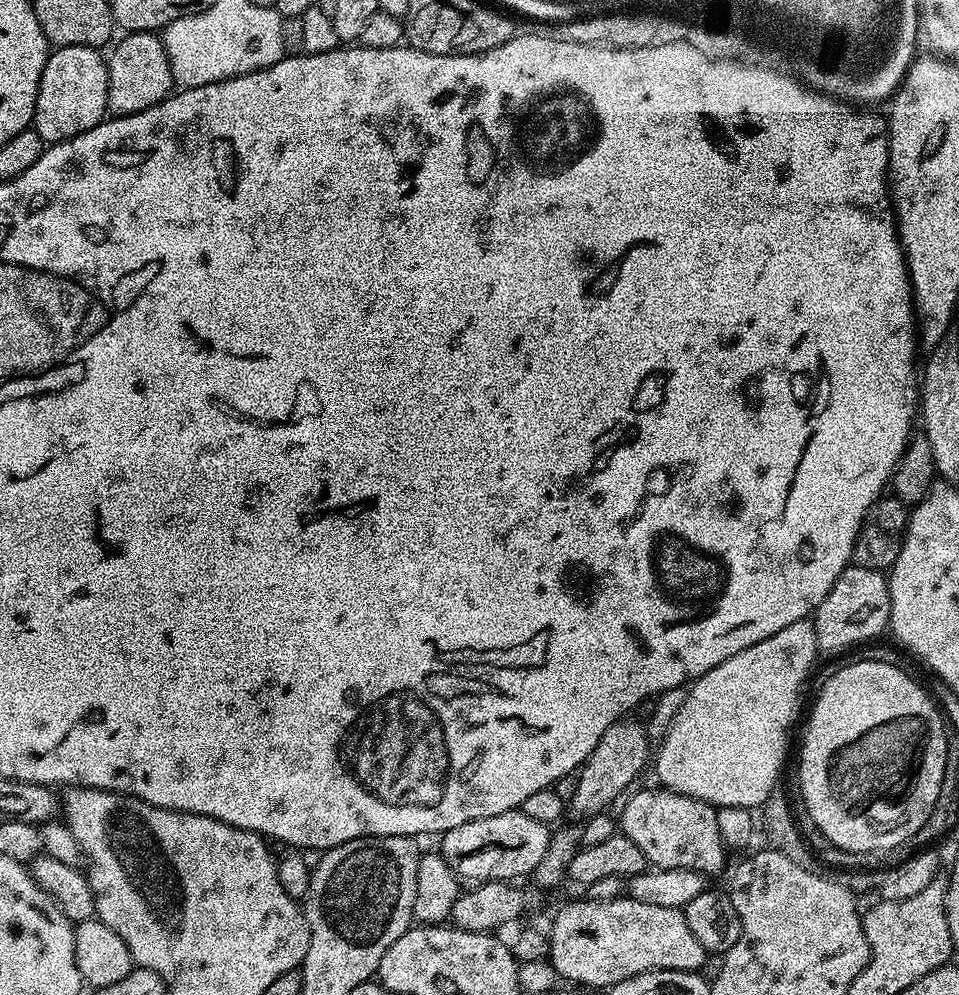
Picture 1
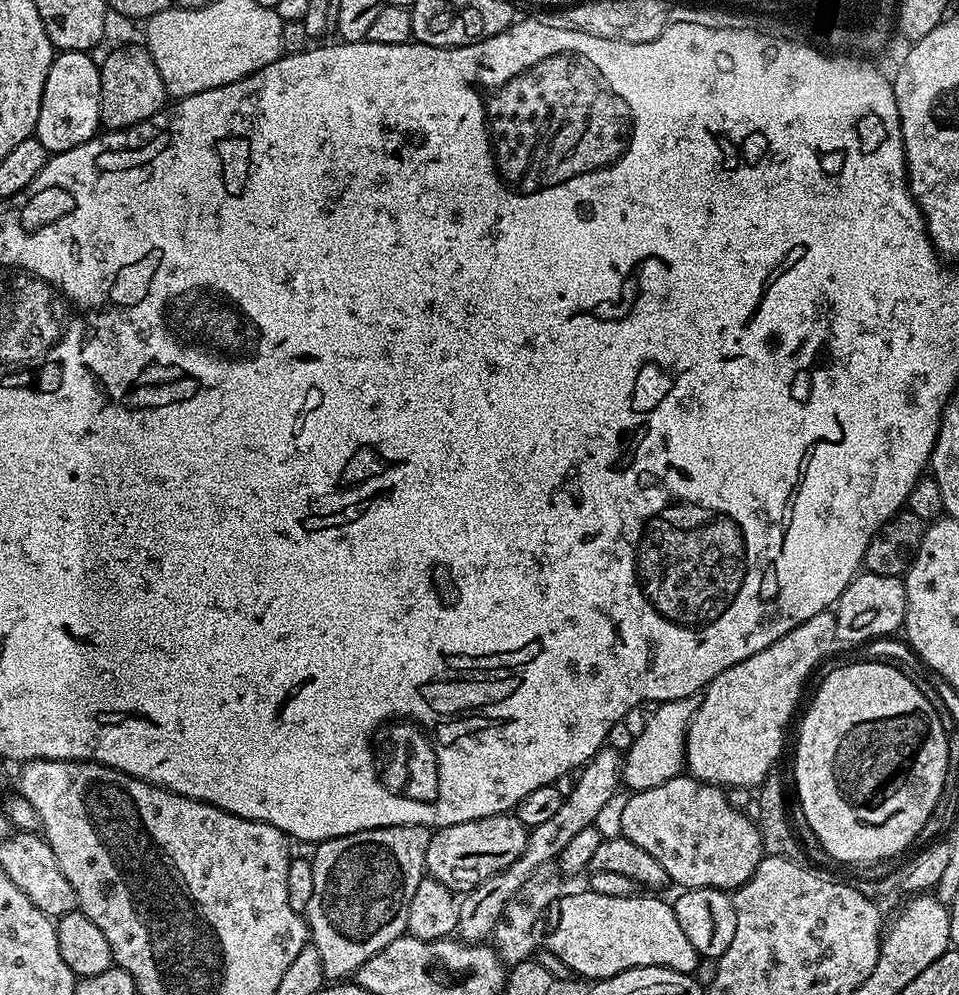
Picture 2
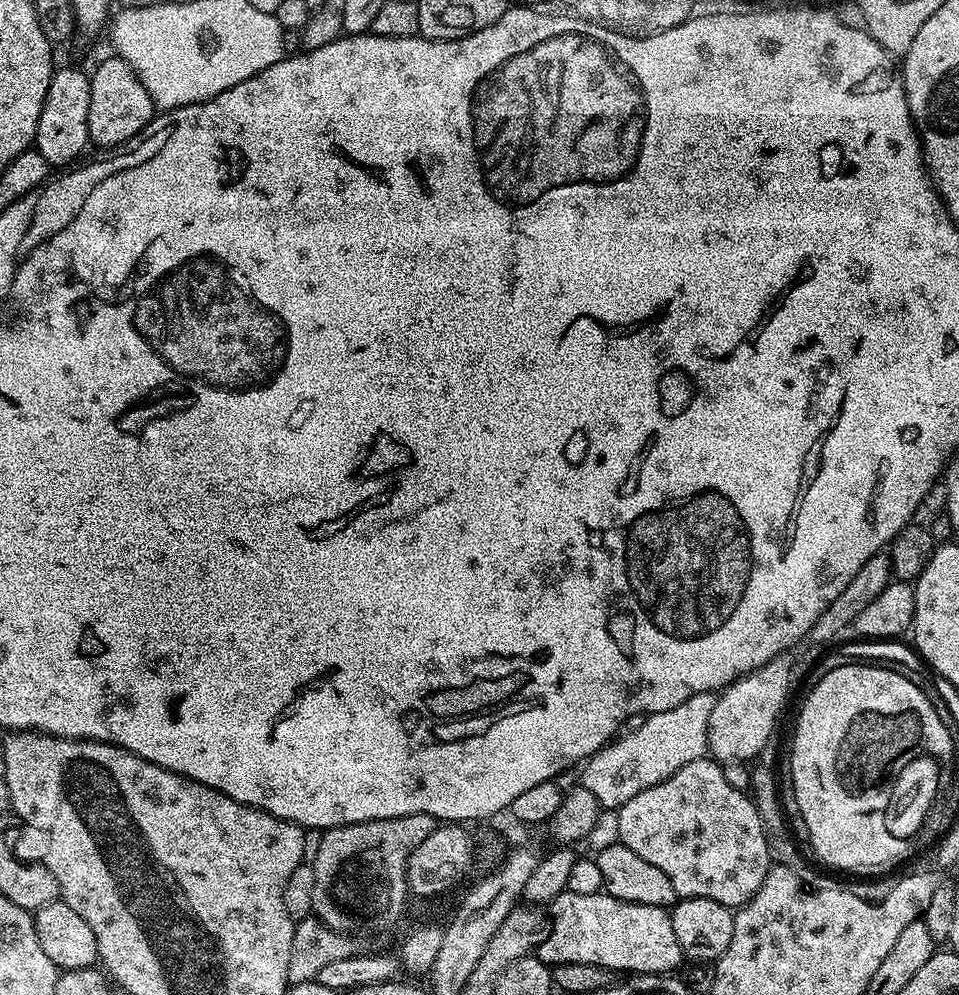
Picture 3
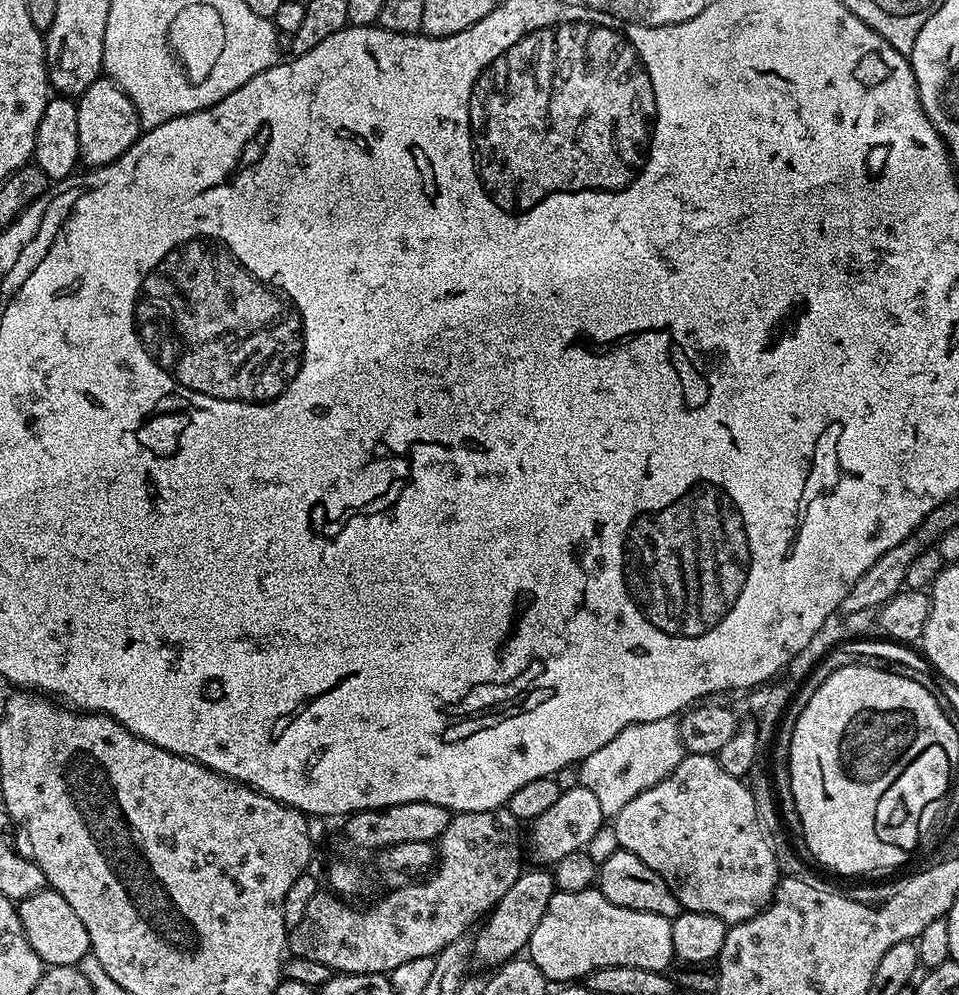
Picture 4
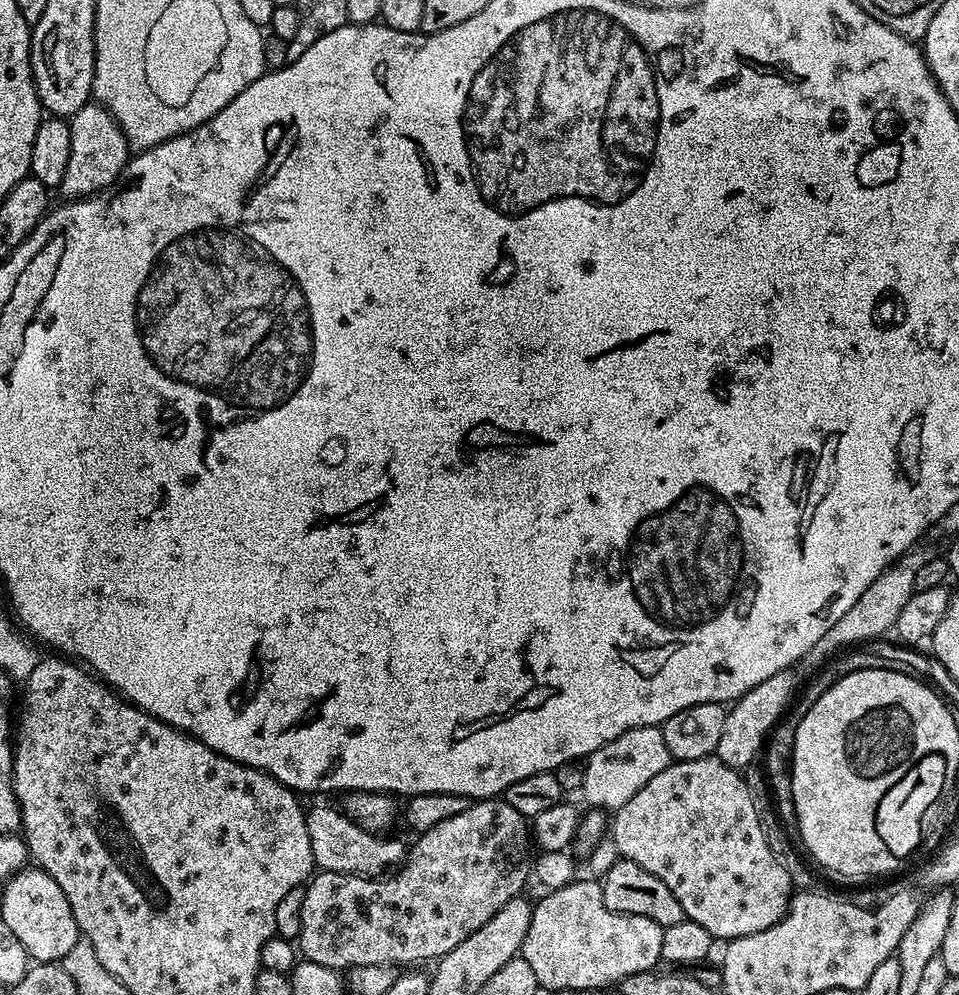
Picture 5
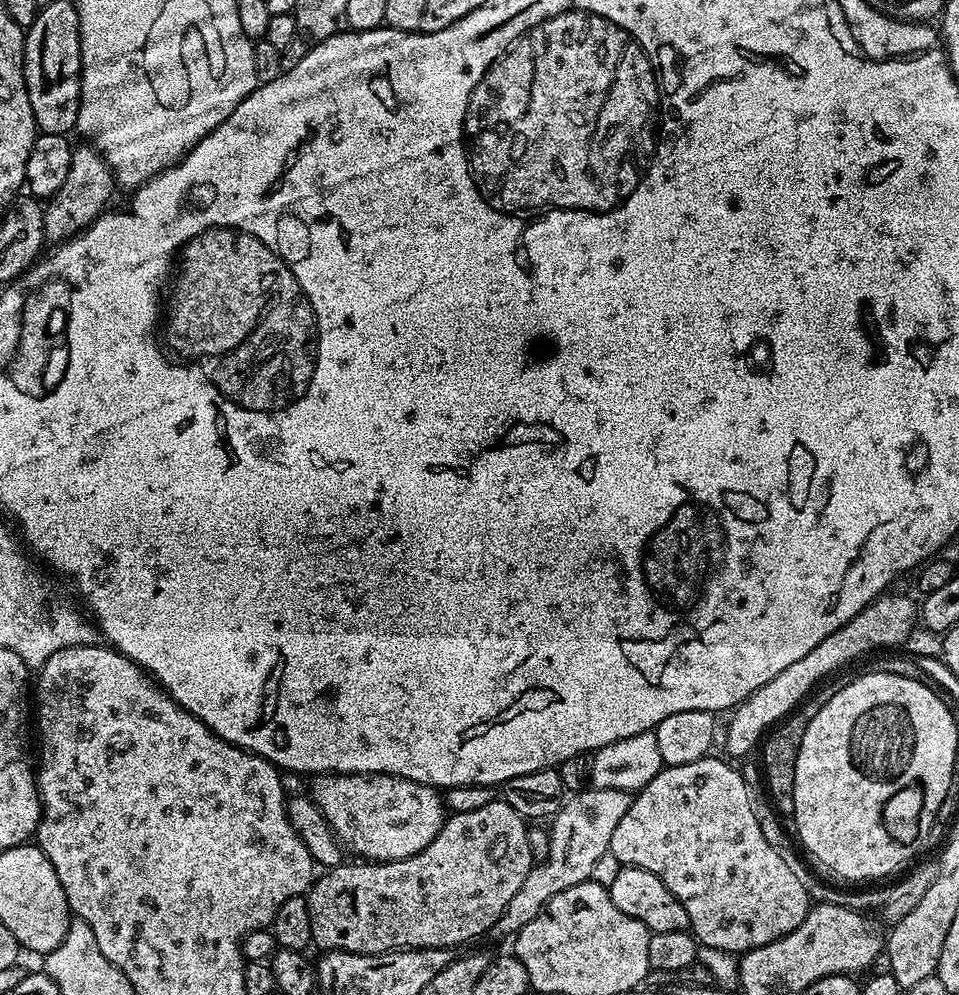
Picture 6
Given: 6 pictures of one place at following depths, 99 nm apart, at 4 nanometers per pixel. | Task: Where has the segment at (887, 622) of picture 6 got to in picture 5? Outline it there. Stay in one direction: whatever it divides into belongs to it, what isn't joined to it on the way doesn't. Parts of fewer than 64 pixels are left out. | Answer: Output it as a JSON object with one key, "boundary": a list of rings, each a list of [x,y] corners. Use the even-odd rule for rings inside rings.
{"boundary":[[[792,670],[779,672],[774,674],[774,678],[766,678],[766,682],[758,682],[754,690],[740,697],[725,711],[722,734],[718,737],[718,746],[714,753],[716,759],[731,768],[744,770],[755,761],[752,759],[756,755],[756,759],[761,755],[766,737],[780,723],[786,709],[797,695],[798,683],[796,684],[794,673],[795,671]]]}

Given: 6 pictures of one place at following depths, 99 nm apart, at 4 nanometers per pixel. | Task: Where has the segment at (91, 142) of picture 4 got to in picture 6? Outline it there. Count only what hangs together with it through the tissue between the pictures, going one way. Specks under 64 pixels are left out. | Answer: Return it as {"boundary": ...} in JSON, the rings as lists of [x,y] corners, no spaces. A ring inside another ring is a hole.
{"boundary":[[[77,147],[70,158],[70,174],[62,182],[62,190],[58,194],[47,197],[44,204],[44,235],[49,241],[63,242],[76,236],[83,228],[89,228],[109,207],[108,199],[112,191],[117,191],[116,177],[111,166],[104,161],[93,147]]]}

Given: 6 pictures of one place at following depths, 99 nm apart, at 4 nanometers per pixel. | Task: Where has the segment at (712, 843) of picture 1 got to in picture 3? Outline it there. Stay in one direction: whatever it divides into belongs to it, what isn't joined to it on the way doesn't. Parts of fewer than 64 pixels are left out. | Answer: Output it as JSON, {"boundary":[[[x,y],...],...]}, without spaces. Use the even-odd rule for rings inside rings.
{"boundary":[[[712,758],[689,762],[678,774],[670,774],[666,782],[634,794],[634,798],[618,810],[618,834],[619,843],[634,850],[634,854],[650,862],[650,866],[658,866],[658,870],[670,878],[677,897],[710,898],[733,910],[758,894],[770,867],[768,843],[755,802],[745,789],[726,782],[723,767]]]}

